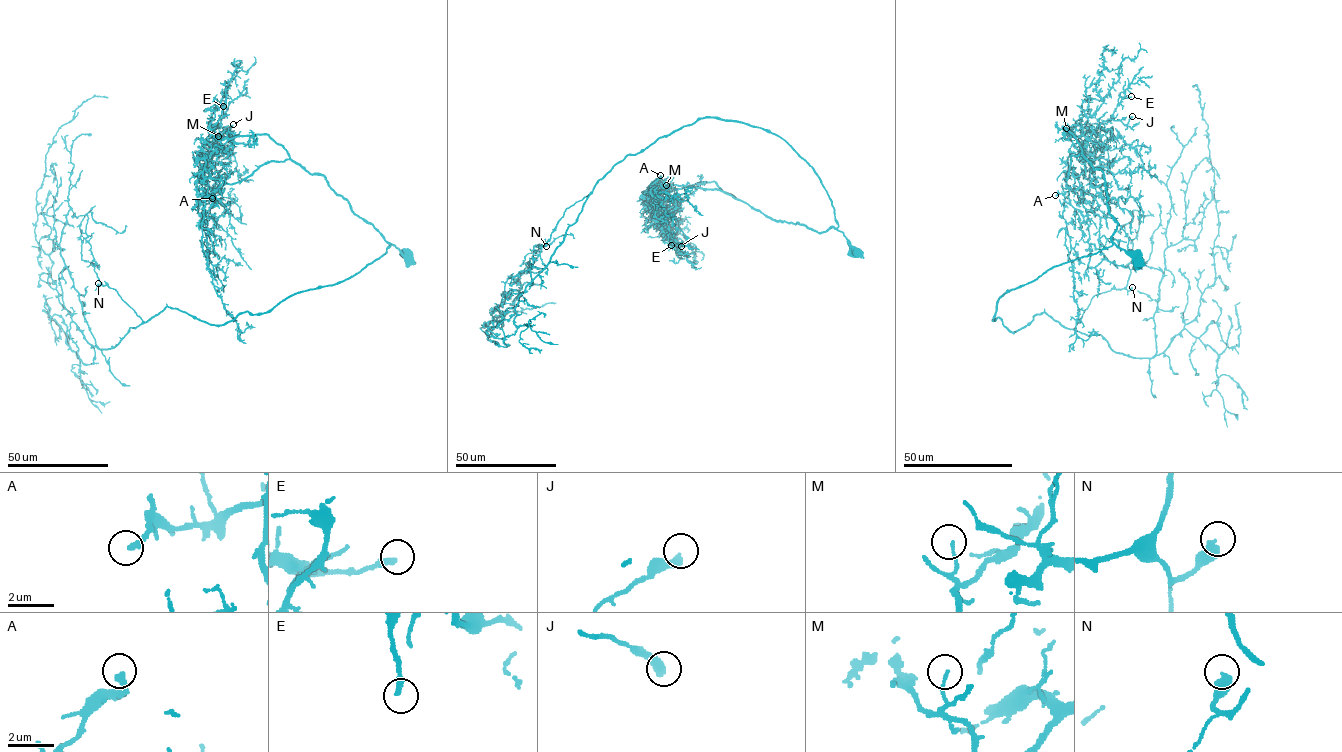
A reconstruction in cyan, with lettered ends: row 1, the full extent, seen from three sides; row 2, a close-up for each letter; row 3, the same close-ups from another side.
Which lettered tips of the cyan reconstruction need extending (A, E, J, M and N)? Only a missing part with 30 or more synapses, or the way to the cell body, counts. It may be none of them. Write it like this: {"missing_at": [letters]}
{"missing_at": ["J"]}

